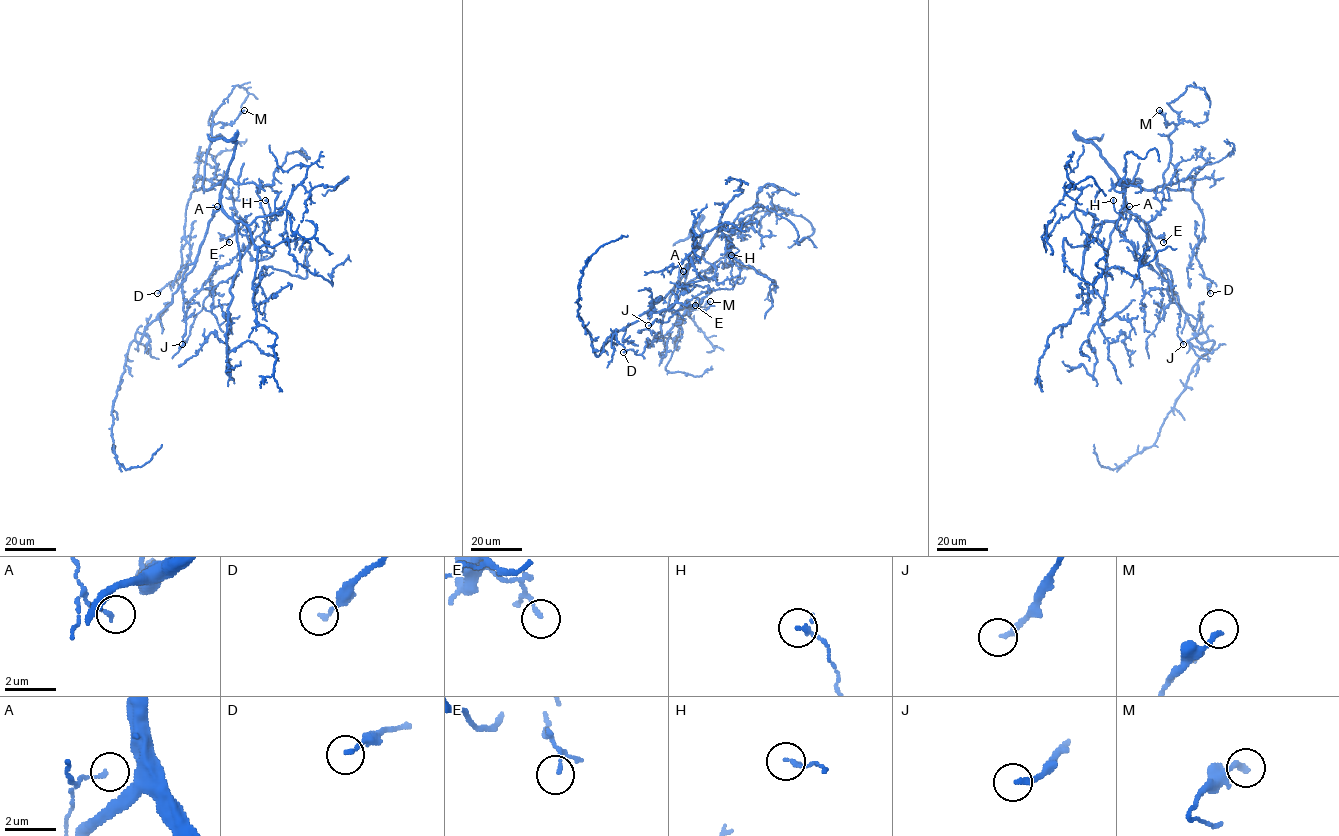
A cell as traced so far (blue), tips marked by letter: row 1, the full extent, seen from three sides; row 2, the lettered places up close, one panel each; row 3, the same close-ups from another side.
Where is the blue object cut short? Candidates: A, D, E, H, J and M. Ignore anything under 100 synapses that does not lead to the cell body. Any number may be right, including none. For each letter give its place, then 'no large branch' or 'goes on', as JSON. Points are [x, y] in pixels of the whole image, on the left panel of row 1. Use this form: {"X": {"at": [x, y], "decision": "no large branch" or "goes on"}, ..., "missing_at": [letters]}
{"A": {"at": [217, 206], "decision": "no large branch"}, "D": {"at": [157, 293], "decision": "no large branch"}, "E": {"at": [229, 242], "decision": "no large branch"}, "H": {"at": [265, 200], "decision": "no large branch"}, "J": {"at": [182, 344], "decision": "no large branch"}, "M": {"at": [244, 110], "decision": "no large branch"}, "missing_at": []}

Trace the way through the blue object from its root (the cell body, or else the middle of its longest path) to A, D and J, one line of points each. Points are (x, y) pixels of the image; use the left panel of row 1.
A: (193, 267), (213, 208), (217, 206)
D: (193, 267), (208, 224), (219, 207), (222, 182), (191, 193), (181, 272), (177, 280), (157, 293)
J: (193, 267), (190, 263), (183, 273), (183, 299), (187, 302), (208, 280), (212, 288), (182, 344)

